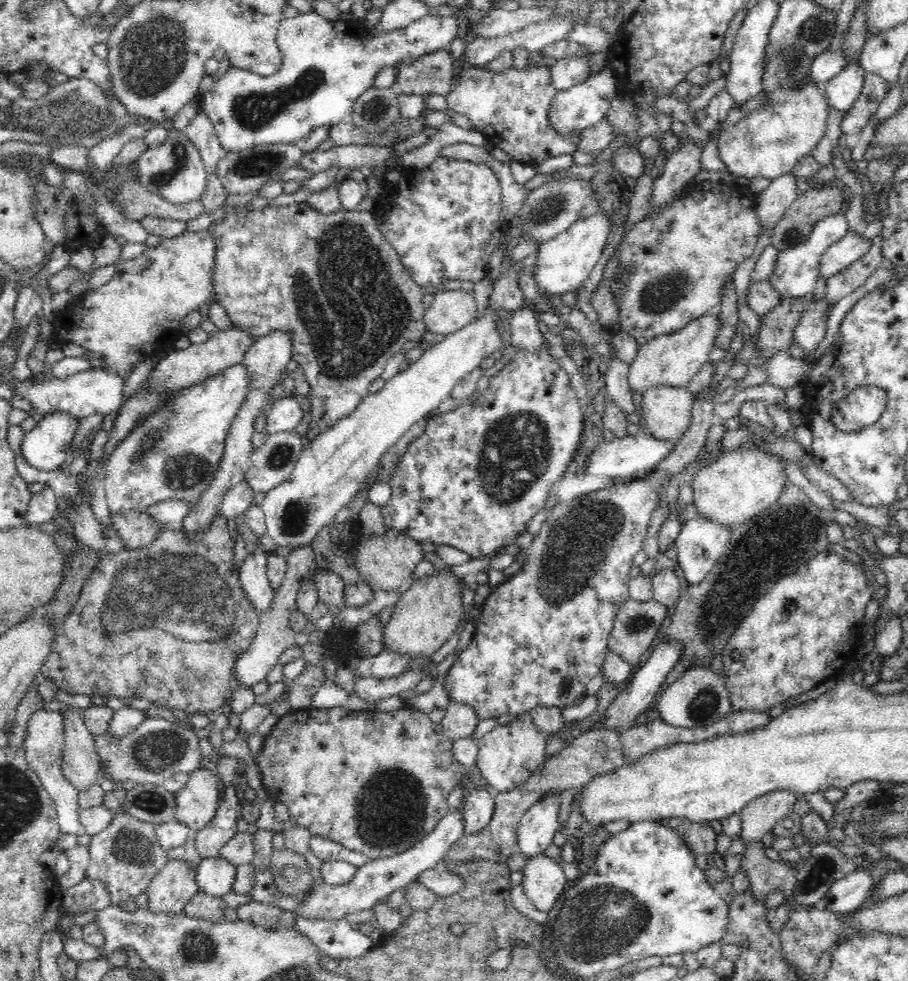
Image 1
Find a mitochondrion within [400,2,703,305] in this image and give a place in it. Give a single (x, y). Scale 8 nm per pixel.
(548, 208)

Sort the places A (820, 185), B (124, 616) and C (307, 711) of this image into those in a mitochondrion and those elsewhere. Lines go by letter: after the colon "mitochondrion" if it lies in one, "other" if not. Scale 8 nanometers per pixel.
A: other
B: mitochondrion
C: other

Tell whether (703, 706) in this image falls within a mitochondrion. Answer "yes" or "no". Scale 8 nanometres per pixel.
yes

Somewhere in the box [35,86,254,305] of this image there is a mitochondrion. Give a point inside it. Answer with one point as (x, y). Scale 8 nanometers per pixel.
(179, 158)

